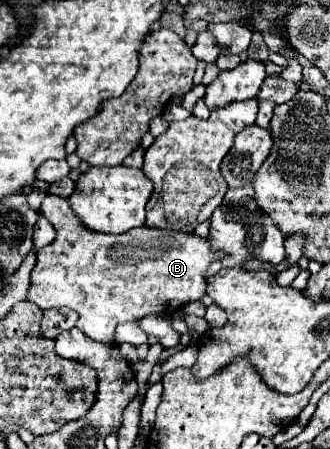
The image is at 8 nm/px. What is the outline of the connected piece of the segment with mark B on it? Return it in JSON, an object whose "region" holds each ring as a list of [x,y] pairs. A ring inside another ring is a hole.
{"region":[[[45,196],[41,204],[41,214],[45,216],[57,236],[55,240],[37,250],[37,266],[31,272],[31,286],[27,290],[27,300],[37,304],[41,310],[49,308],[73,308],[83,320],[83,334],[91,336],[97,342],[115,344],[115,328],[123,322],[135,322],[143,314],[171,314],[189,300],[199,300],[205,294],[205,270],[213,260],[221,260],[221,254],[211,248],[207,238],[195,234],[179,234],[175,230],[157,230],[157,228],[135,228],[119,238],[111,234],[95,234],[79,224],[79,218],[71,214],[71,206],[65,198]]]}

